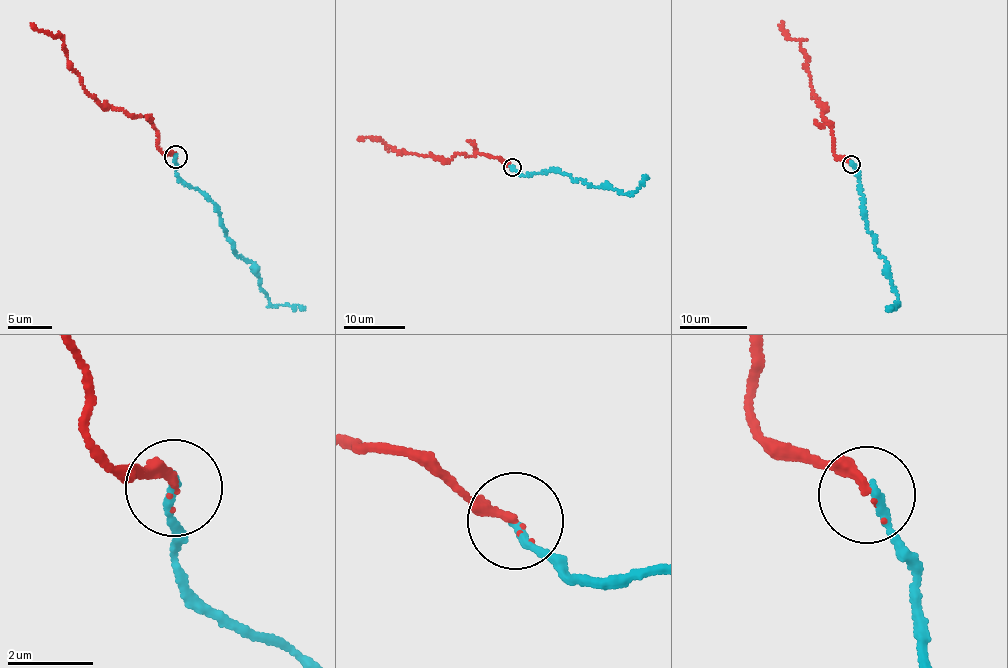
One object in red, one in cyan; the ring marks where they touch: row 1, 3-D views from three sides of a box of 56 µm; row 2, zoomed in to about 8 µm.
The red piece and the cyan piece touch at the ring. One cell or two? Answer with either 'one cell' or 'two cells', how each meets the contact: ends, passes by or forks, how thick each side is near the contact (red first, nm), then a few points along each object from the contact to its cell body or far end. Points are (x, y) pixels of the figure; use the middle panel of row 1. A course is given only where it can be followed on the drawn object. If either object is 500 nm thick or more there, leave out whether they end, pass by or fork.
one cell; red ends; cyan ends; calibres 240 and 200 nm; course red (511, 167), (494, 156), (461, 155), (442, 161), (417, 153), (401, 153), (371, 138), (359, 140); course cyan (511, 167), (520, 176), (553, 170), (590, 186), (604, 186), (629, 194), (647, 175)

